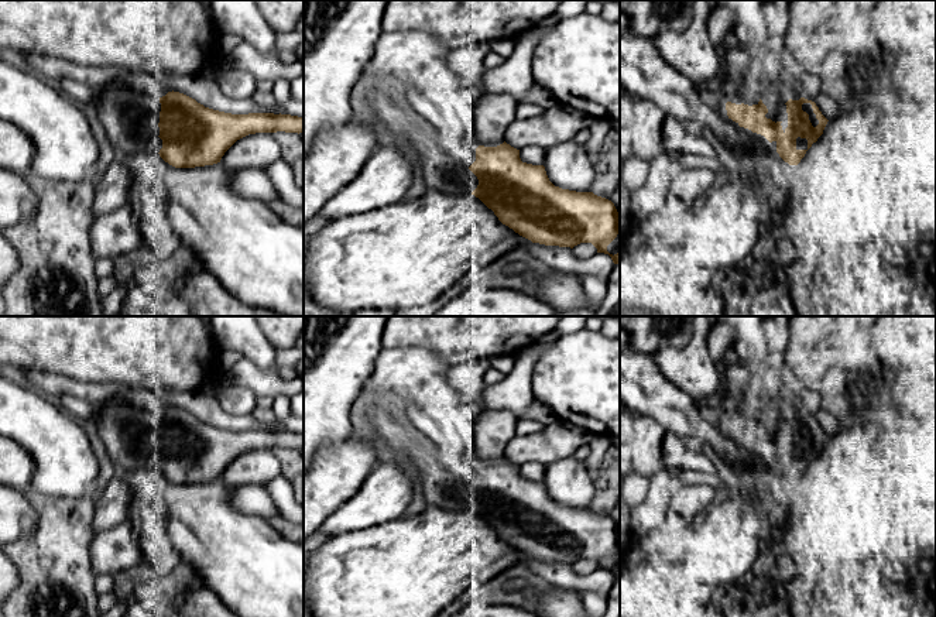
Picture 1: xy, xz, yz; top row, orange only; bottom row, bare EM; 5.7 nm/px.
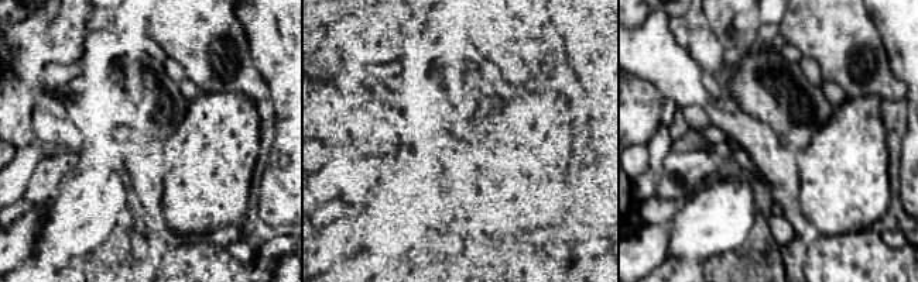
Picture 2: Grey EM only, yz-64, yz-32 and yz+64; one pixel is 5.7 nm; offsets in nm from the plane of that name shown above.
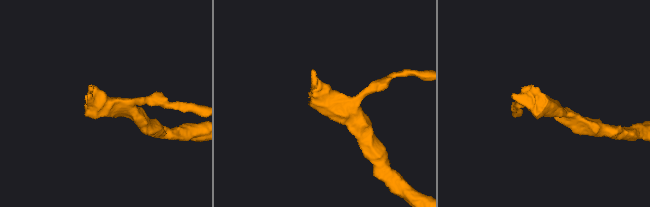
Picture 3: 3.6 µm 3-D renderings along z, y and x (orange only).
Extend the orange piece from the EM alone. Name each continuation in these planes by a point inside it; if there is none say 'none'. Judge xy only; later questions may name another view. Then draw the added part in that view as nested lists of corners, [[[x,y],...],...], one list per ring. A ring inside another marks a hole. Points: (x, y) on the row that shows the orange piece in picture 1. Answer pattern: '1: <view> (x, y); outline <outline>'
1: xy (130, 119); outline [[[119,82],[99,86],[95,109],[117,158],[143,151],[160,152],[160,97],[143,95]]]

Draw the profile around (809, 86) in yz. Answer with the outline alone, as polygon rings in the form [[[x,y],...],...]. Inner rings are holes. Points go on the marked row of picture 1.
[[[802,73],[796,80],[802,97],[815,100],[820,93],[820,83],[816,76]]]

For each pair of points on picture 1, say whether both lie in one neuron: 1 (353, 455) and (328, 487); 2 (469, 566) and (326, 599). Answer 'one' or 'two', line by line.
1: one
2: one

